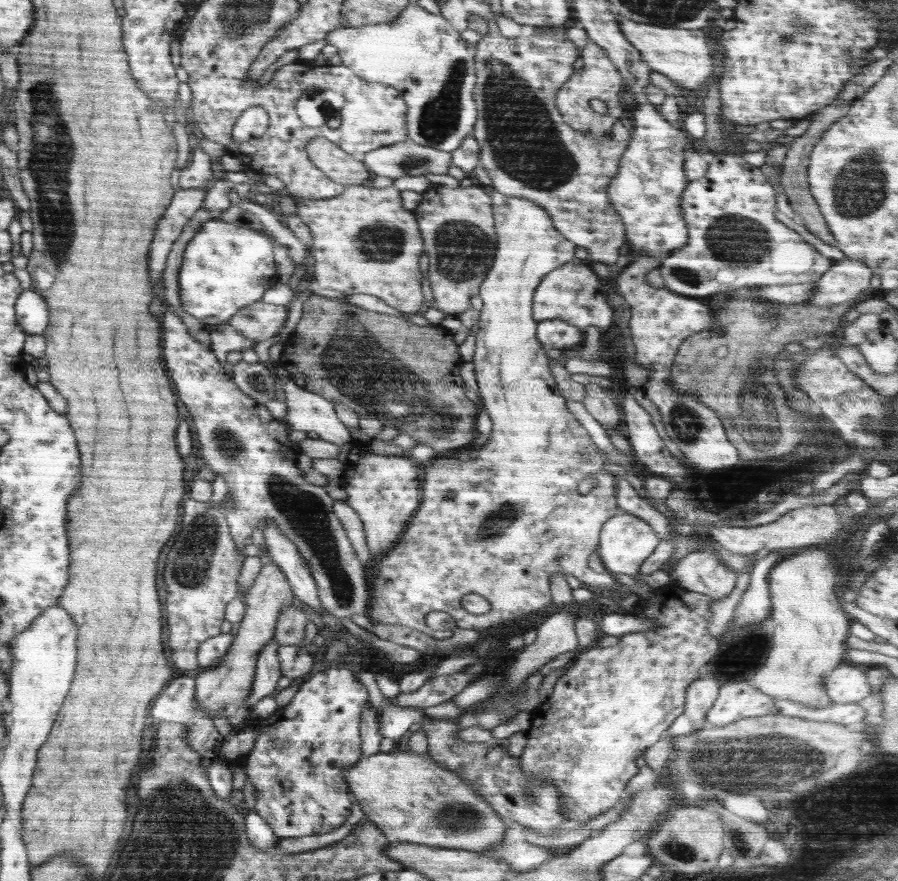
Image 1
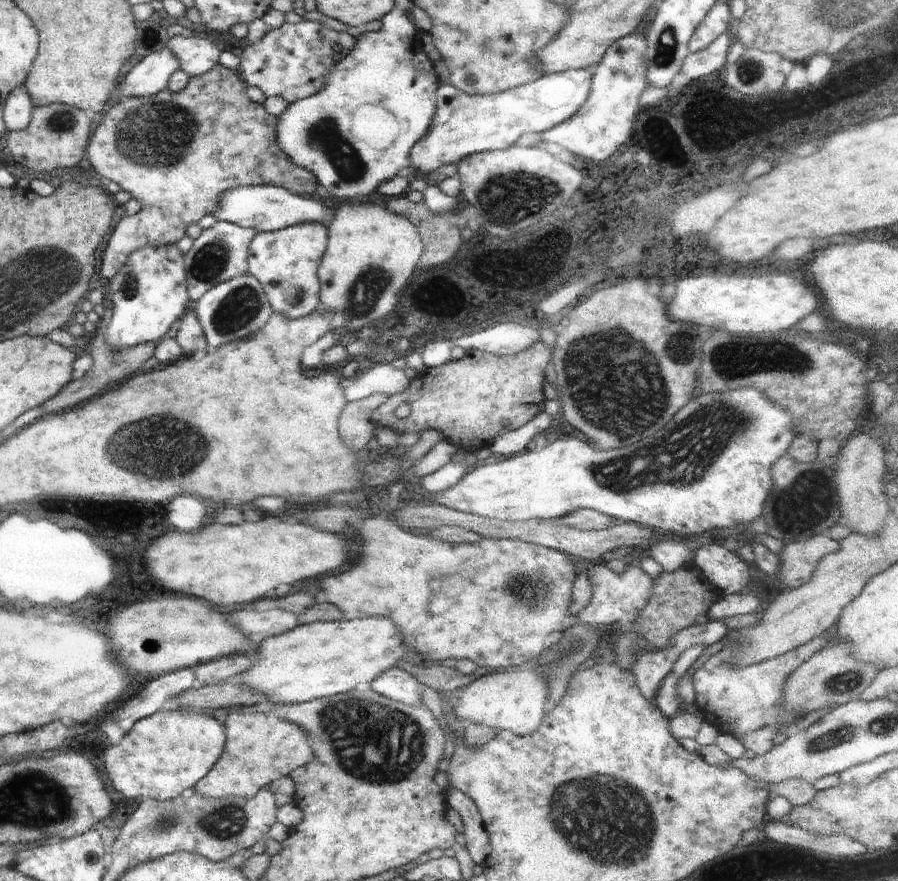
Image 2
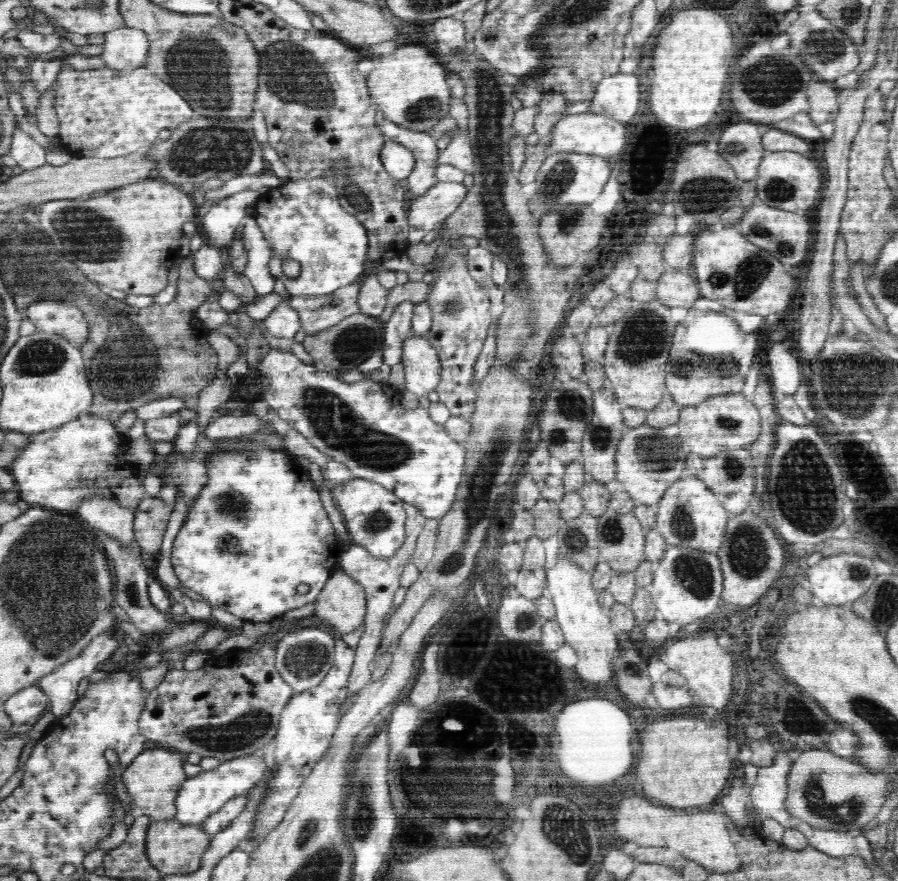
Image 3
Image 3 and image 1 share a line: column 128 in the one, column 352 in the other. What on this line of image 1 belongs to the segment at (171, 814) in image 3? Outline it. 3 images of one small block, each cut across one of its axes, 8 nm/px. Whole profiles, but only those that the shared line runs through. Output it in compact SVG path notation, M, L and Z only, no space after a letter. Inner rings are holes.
M396 749L388 753L378 753L370 758L362 758L356 765L350 766L344 774L344 781L360 810L392 844L410 842L413 845L481 853L482 850L490 850L502 844L506 838L504 819L492 805L484 801L484 798L474 791L471 783L460 777L459 772L444 769L433 759L420 758L419 755Z

